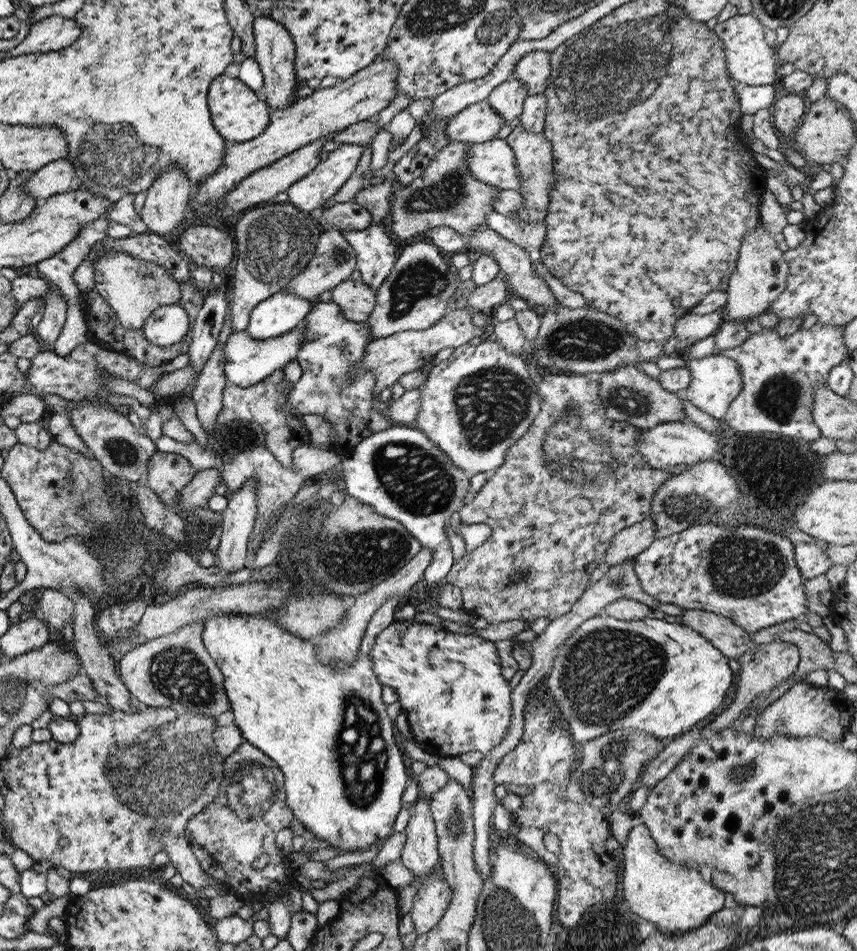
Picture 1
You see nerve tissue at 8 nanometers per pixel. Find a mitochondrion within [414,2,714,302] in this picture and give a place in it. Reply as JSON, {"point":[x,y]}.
{"point":[616,65]}

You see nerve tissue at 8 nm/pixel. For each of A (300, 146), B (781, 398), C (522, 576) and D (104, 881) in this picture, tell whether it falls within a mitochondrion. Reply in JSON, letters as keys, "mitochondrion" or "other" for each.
{"A":"other","B":"mitochondrion","C":"other","D":"other"}

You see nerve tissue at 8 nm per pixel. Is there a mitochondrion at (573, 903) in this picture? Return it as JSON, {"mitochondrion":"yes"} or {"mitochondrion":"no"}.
{"mitochondrion":"no"}

